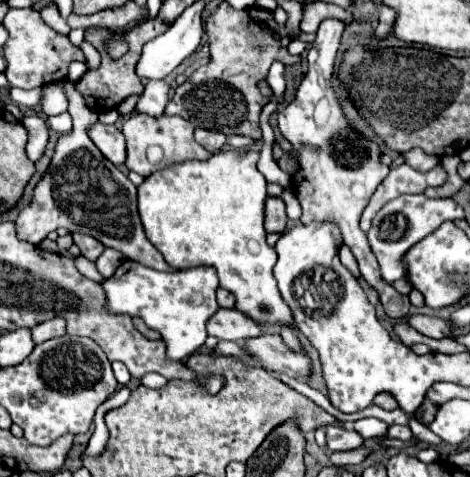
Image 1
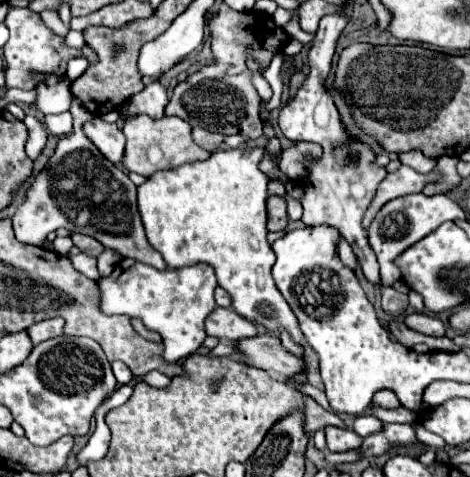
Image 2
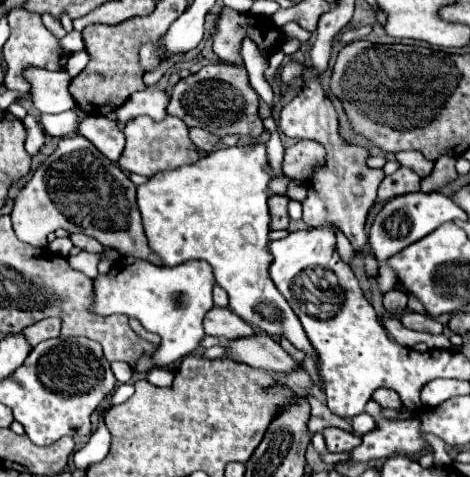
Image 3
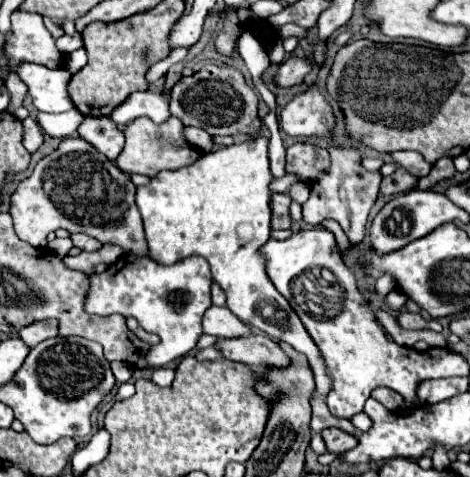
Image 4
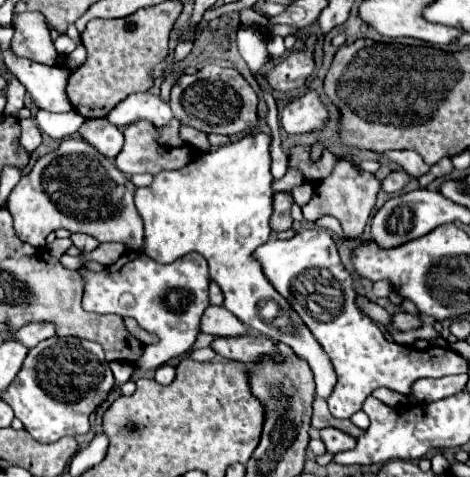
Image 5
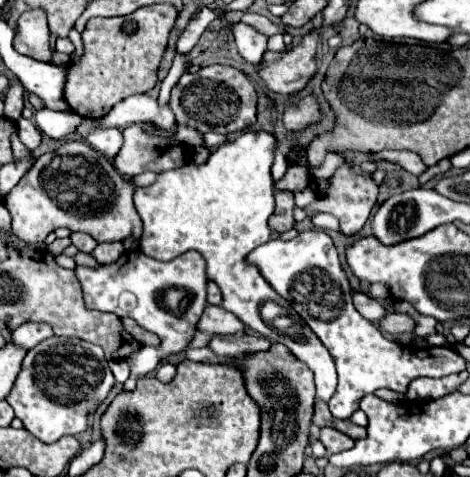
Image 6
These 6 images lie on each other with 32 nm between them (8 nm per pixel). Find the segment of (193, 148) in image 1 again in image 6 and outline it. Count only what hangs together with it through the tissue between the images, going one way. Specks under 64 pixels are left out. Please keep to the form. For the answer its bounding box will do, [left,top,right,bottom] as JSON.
[114,124,188,176]

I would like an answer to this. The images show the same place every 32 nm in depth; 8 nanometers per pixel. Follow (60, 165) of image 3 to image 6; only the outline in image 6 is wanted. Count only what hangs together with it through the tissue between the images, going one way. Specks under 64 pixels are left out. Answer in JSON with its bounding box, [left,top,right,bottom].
[4,140,140,242]

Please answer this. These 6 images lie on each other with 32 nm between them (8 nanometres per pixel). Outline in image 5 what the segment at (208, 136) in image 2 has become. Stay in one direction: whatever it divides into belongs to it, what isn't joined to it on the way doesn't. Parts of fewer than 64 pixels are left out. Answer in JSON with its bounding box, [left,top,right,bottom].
[180,126,210,152]

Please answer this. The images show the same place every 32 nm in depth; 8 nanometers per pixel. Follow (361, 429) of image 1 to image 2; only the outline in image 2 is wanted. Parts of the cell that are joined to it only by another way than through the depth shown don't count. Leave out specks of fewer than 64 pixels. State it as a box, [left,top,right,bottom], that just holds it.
[354,414,380,438]

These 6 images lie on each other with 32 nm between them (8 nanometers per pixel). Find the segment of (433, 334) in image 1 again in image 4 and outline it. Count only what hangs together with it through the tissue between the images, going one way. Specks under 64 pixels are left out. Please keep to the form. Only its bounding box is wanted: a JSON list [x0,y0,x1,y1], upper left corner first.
[396,312,442,332]

